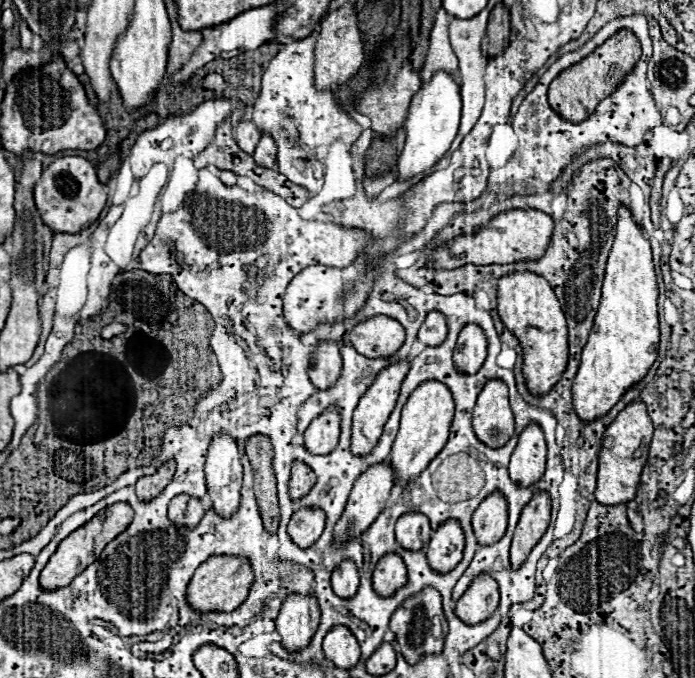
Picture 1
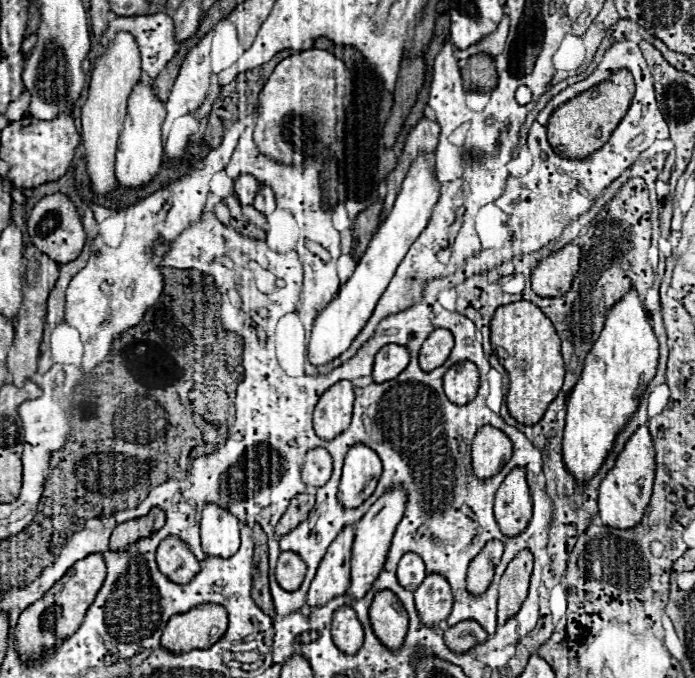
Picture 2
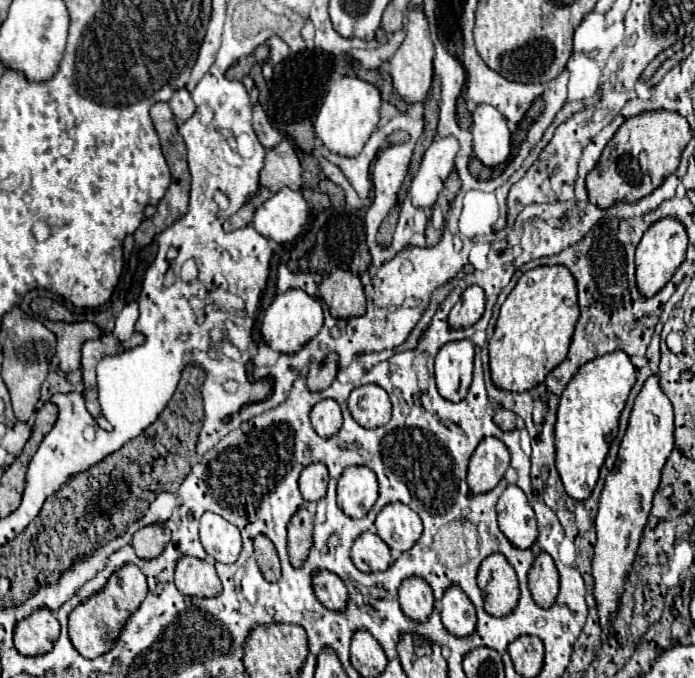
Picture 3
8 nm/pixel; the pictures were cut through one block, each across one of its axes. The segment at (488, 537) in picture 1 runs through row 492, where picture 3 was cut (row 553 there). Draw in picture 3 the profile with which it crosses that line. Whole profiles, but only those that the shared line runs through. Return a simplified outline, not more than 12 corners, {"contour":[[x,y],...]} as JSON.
{"contour":[[500,552],[482,560],[478,586],[484,610],[500,616],[516,608],[518,578]]}

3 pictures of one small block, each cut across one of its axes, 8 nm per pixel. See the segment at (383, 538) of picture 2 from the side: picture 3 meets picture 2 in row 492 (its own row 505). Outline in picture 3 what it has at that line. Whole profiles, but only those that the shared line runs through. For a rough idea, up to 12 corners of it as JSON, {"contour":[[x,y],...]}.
{"contour":[[402,502],[378,512],[376,534],[406,552],[422,534],[420,516]]}

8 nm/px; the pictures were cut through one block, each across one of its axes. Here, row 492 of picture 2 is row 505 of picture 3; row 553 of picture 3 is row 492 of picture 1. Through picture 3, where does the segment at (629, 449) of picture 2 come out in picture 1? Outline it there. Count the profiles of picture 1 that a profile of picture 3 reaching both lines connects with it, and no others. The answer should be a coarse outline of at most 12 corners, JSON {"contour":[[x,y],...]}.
{"contour":[[632,402],[602,438],[596,500],[634,500],[652,420]]}

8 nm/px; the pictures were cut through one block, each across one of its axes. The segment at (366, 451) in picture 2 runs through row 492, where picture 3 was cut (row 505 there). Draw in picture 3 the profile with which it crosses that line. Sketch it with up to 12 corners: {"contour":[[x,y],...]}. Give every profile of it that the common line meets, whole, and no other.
{"contour":[[348,466],[338,478],[338,506],[364,518],[378,494],[376,474]]}

